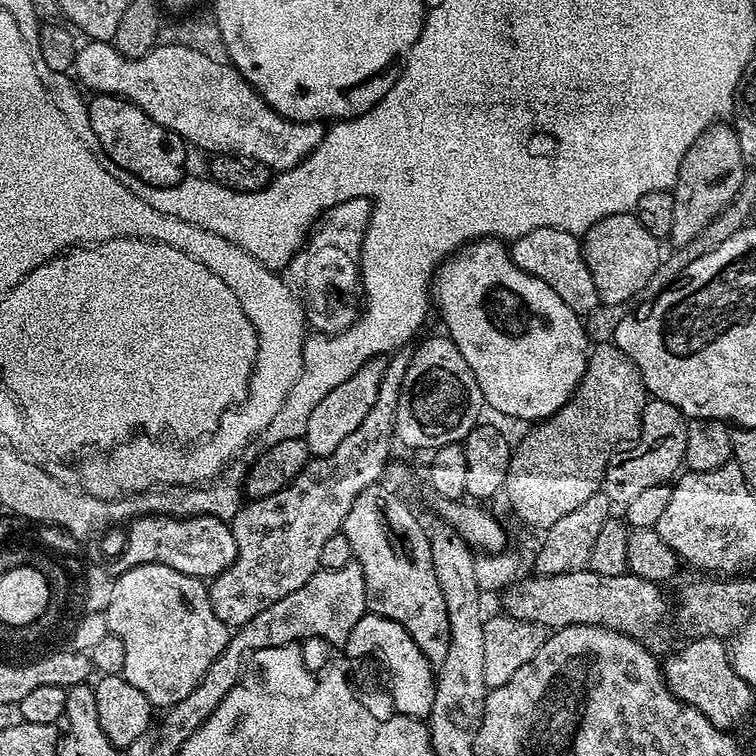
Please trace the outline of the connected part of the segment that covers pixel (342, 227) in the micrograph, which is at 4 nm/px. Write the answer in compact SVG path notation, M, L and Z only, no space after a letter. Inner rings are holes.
M354 200L350 208L347 204L339 204L324 213L314 231L305 239L304 247L293 254L286 269L287 279L302 301L303 312L308 314L309 322L316 327L313 329L328 336L347 333L355 325L352 323L362 316L360 251L363 253L366 248L371 209L366 200ZM350 208L356 211L355 216L348 216Z

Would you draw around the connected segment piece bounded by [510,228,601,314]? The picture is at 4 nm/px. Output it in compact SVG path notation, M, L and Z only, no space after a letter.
M539 228L530 230L530 234L522 234L511 241L512 261L522 270L534 274L534 278L542 278L570 310L587 314L600 307L598 289L594 286L594 278L590 278L590 266L586 266L584 249L577 233L558 230L557 228Z

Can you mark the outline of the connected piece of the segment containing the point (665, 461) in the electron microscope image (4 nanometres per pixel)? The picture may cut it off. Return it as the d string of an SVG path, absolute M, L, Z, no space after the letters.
M649 399L640 419L640 434L629 447L633 448L621 460L620 457L613 459L604 475L602 491L608 495L609 501L613 505L623 506L630 502L630 498L646 490L646 486L658 486L671 481L684 464L687 429L688 420L677 408L670 406L670 402Z

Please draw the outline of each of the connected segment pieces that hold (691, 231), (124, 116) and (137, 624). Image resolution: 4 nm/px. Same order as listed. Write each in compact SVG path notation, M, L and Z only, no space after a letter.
M721 122L706 129L686 150L682 166L678 166L676 187L671 189L674 198L674 226L670 226L667 239L674 242L676 248L685 248L712 220L717 220L729 204L741 195L740 187L744 184L744 164L742 146L736 137L735 127Z
M96 94L91 99L87 101L90 127L98 138L98 145L120 172L130 170L141 185L152 184L155 188L174 186L184 179L184 160L190 152L181 136L158 126L150 114L120 96Z
M144 564L144 570L136 576L128 576L125 572L119 573L115 580L120 584L120 633L122 647L126 649L126 666L122 675L130 686L142 690L146 698L157 709L172 708L198 682L202 682L202 674L210 670L210 662L222 654L228 644L230 628L219 620L211 606L209 585L201 577L187 576L178 570L170 570L170 566L161 564Z

